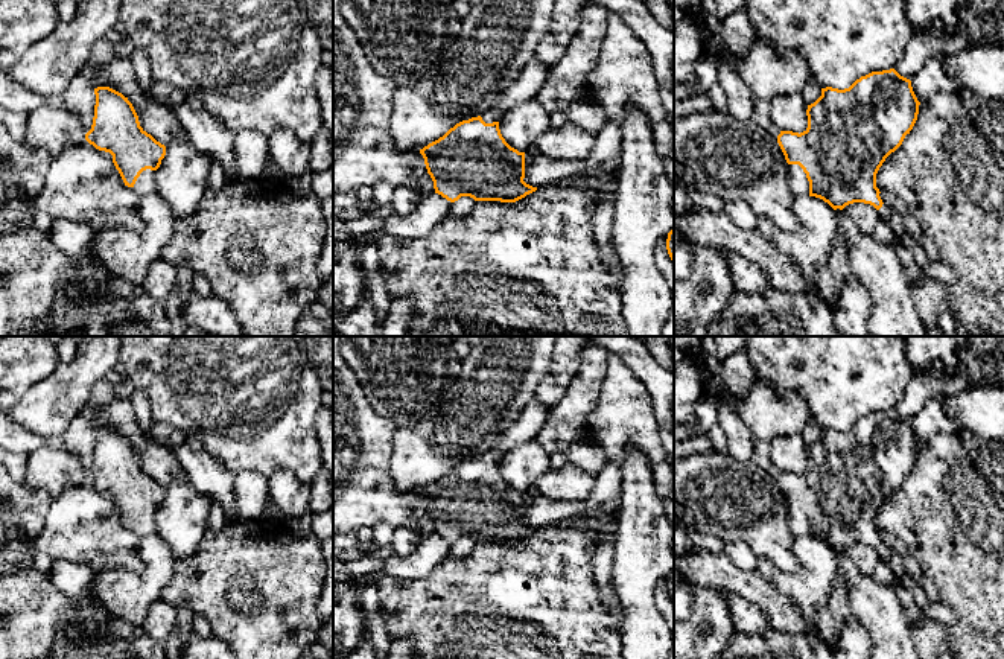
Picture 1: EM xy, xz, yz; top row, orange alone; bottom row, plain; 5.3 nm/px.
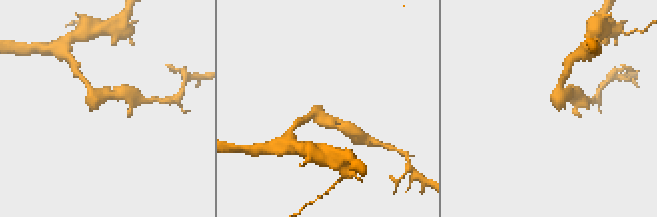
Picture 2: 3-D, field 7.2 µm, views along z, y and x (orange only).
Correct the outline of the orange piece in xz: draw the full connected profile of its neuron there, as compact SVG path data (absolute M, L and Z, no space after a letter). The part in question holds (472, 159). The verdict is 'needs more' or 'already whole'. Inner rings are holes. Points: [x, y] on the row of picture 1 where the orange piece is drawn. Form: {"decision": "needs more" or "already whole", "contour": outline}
{"decision": "needs more", "contour": "M532 58L496 105L420 149L435 193L450 202L461 196L516 202L537 190L523 181L525 152L505 142L499 120L513 107L535 99L548 72L549 65Z"}

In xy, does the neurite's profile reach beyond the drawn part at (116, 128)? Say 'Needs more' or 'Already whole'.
Needs more

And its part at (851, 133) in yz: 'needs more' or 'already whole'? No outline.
needs more

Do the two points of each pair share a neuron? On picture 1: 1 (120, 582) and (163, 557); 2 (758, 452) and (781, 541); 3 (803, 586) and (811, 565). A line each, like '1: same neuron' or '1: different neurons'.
1: same neuron
2: different neurons
3: same neuron

